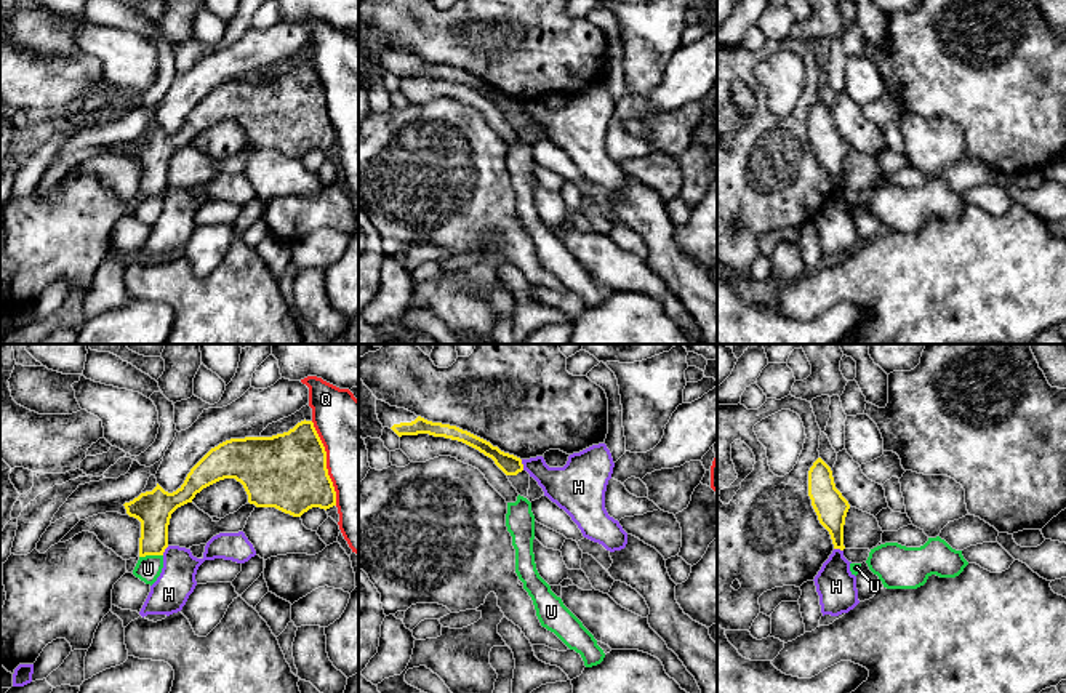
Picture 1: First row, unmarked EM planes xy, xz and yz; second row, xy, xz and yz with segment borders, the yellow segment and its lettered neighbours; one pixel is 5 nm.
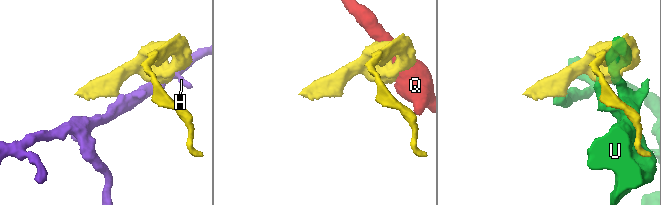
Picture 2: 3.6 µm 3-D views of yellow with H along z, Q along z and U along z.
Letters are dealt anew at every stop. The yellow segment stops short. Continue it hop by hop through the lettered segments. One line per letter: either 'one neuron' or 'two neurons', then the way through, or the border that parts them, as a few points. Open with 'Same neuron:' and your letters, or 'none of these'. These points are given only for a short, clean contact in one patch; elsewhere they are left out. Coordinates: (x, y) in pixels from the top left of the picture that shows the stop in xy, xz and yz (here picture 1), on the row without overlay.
Same neuron: none of these
H: two neurons; border xz (520, 101), (524, 111)
Q: two neurons
U: two neurons

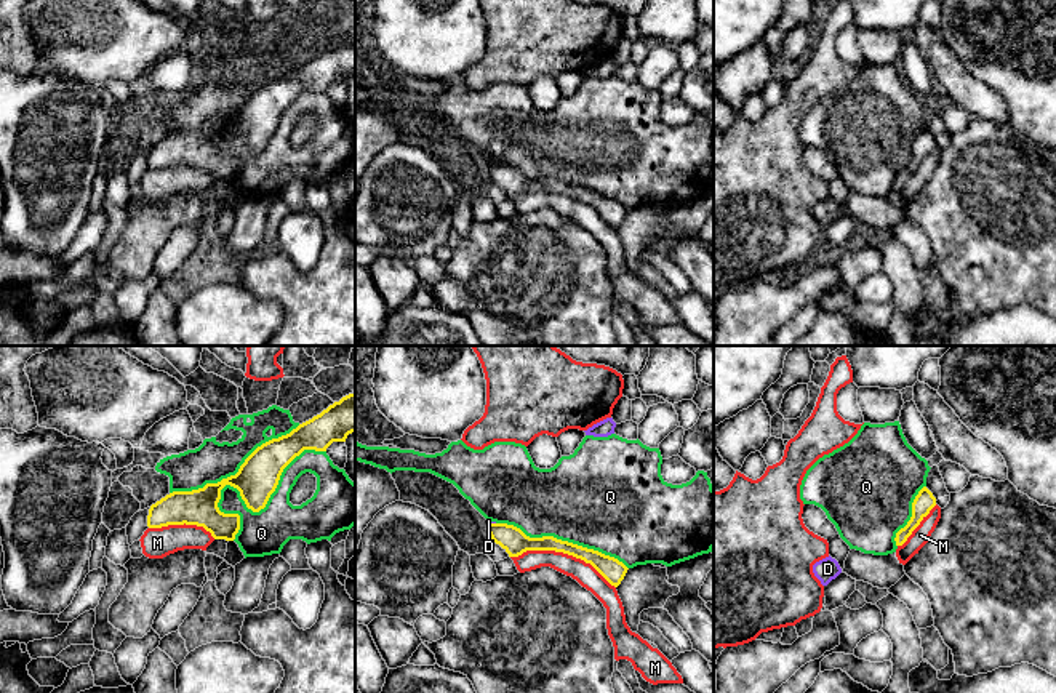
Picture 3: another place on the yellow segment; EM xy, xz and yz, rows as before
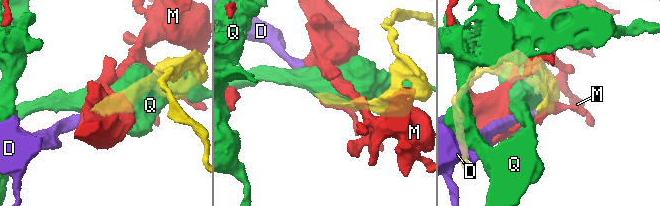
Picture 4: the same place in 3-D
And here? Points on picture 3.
Same neuron: D
D: one neuron; way xz (511, 180), (492, 165), (488, 162)
M: two neurons
Q: two neurons

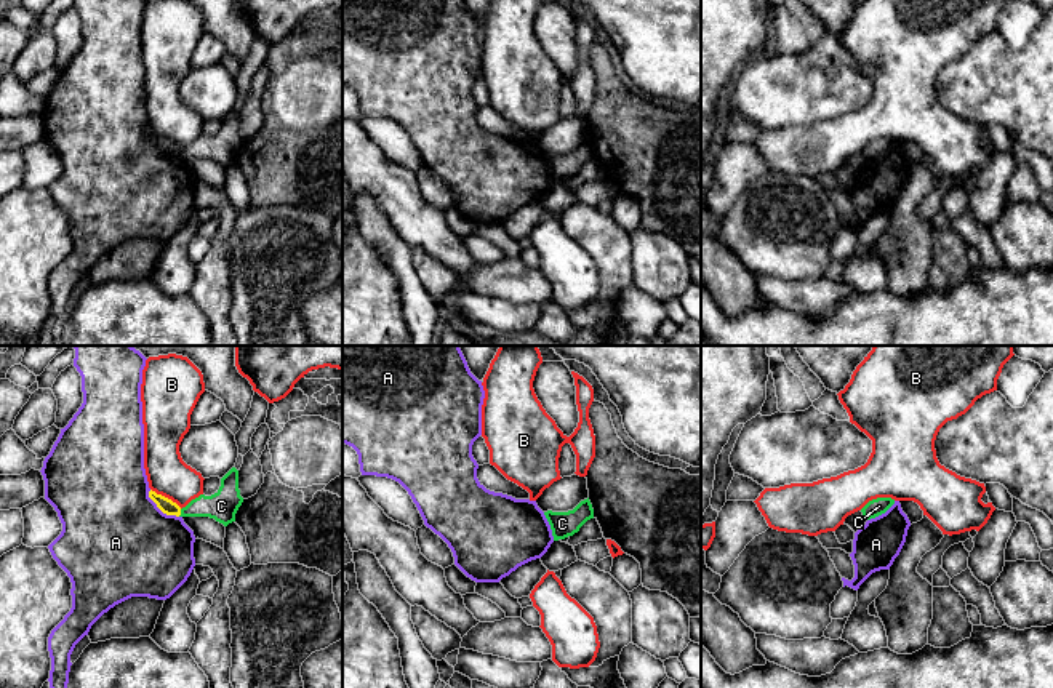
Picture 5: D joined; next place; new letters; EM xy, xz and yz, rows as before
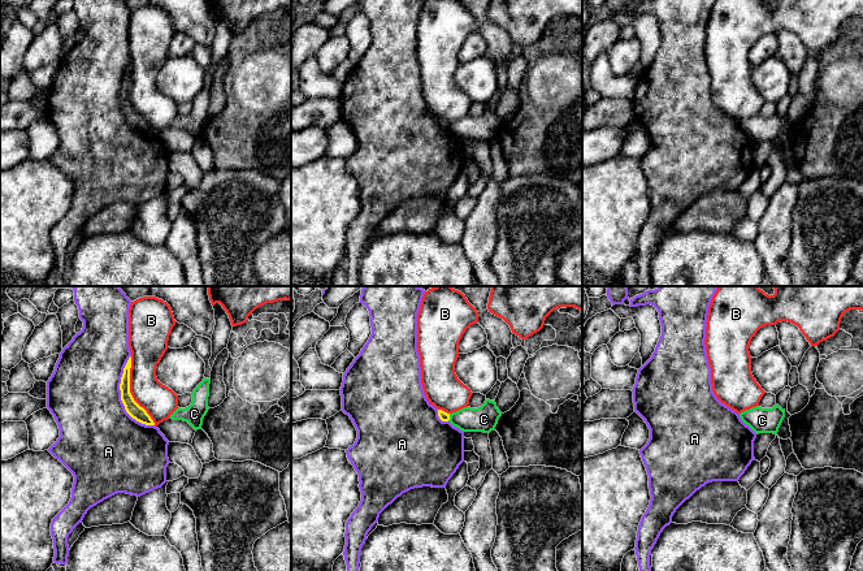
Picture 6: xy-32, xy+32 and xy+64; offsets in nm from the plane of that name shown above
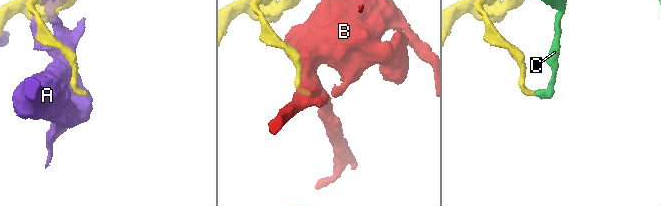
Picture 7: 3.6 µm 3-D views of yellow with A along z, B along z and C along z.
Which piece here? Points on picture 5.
Same neuron: none of these
A: two neurons
B: two neurons
C: two neurons; border xy (181, 151), (178, 157)

